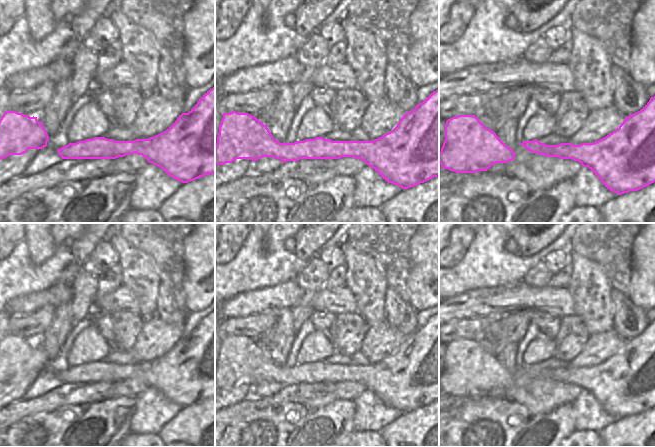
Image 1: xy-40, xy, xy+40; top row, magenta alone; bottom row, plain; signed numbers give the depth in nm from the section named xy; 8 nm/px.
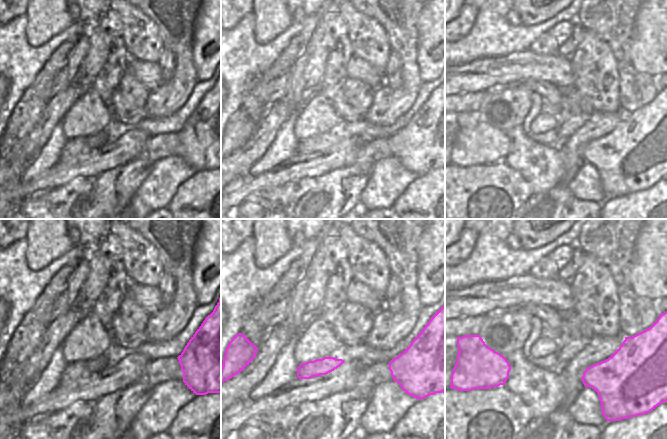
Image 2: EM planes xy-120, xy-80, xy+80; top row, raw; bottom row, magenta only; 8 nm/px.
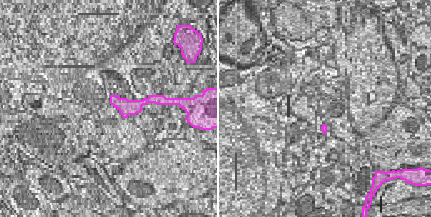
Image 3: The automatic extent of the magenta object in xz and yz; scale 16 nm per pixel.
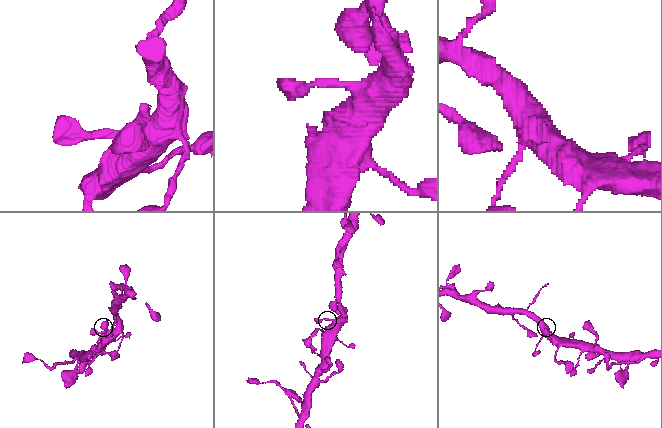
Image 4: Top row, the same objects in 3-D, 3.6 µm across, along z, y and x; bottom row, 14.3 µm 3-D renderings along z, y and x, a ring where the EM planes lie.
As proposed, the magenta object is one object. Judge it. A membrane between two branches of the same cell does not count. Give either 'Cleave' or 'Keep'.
Keep.

